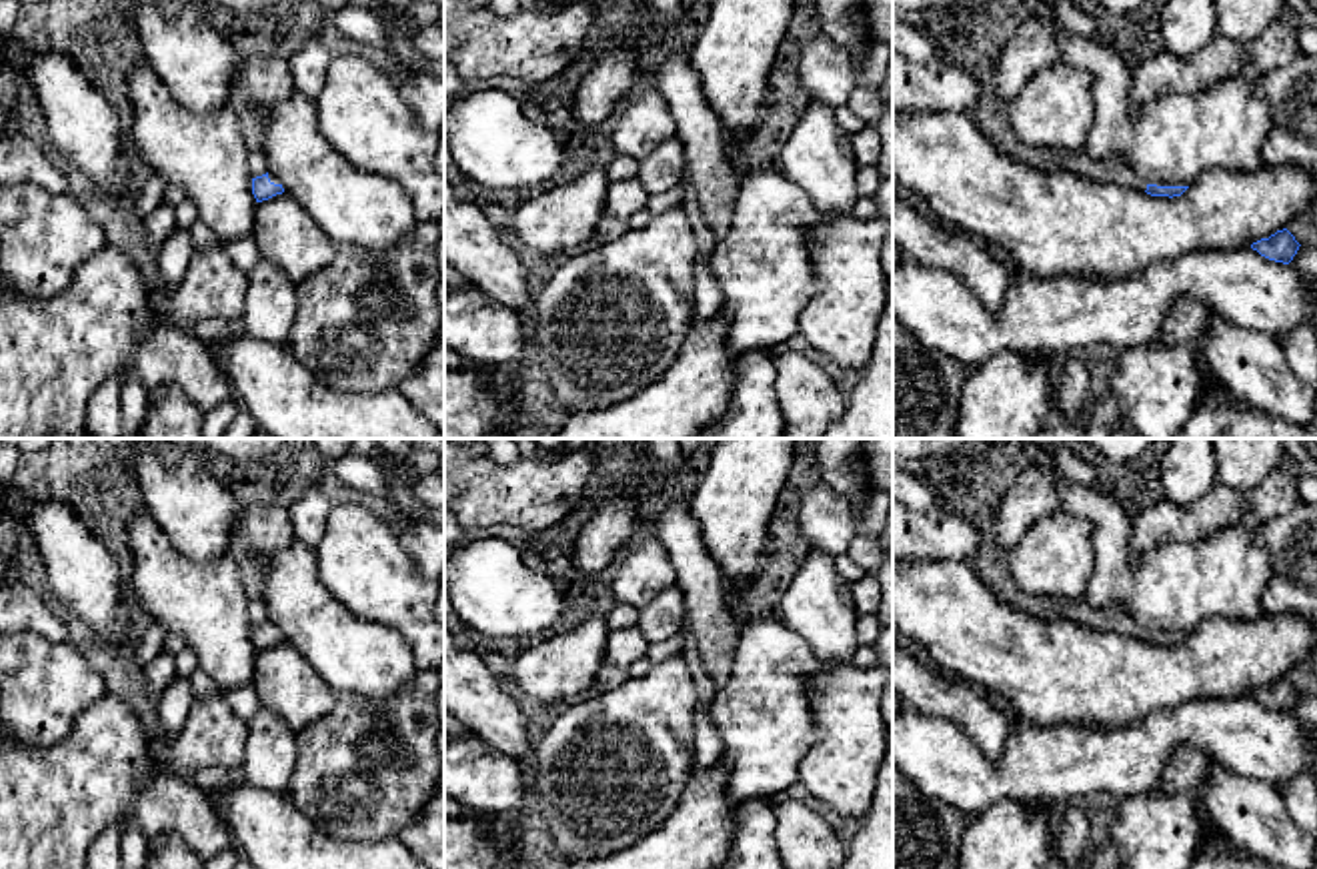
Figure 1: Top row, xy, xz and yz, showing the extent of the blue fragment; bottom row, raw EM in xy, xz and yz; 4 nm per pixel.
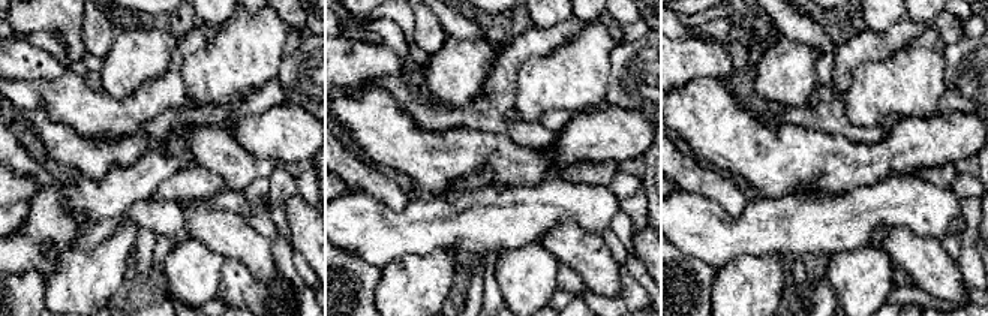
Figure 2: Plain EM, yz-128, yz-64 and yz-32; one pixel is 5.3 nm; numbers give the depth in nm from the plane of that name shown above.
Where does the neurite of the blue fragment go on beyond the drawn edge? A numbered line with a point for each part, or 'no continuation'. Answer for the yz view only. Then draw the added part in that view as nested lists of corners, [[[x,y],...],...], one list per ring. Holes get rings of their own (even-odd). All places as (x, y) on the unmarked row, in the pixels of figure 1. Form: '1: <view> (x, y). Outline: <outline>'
1: yz (1111, 619). Outline: [[[1085,599],[1069,601],[1061,617],[1089,629],[1147,639],[1143,625],[1137,623],[1125,609],[1115,605],[1091,607]]]

